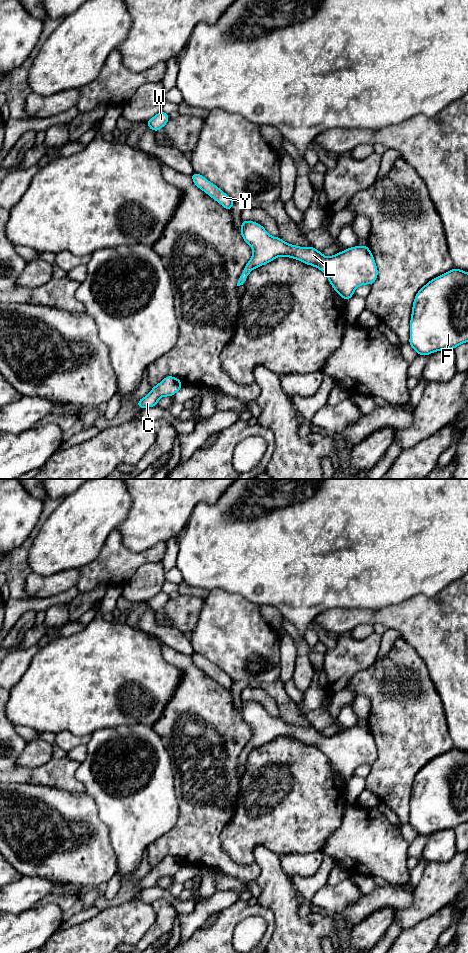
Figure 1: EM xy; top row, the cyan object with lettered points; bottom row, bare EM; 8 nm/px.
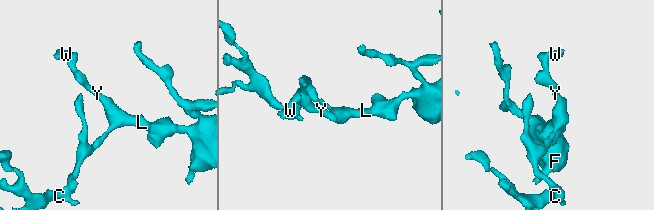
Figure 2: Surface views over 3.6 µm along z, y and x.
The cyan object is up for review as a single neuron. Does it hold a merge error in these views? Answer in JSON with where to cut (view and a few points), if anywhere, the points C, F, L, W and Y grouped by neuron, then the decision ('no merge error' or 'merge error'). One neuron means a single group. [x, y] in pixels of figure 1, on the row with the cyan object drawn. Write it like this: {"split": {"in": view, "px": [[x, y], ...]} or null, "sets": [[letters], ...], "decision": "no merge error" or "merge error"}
{"split": null, "sets": [["C", "F", "L", "W", "Y"]], "decision": "no merge error"}

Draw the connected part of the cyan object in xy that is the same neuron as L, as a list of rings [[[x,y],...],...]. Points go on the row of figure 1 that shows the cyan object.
[[[241,221],[241,236],[252,248],[253,255],[246,264],[237,286],[246,283],[250,272],[268,264],[277,257],[289,257],[320,269],[329,279],[333,289],[348,301],[361,285],[372,285],[378,270],[368,245],[347,248],[333,256],[324,256],[313,246],[300,247],[271,236],[265,228],[254,221]]]

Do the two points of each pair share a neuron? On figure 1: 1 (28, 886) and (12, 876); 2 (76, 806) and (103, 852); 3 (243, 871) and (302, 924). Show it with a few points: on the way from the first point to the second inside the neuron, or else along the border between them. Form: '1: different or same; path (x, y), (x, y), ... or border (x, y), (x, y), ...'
1: different; border (22, 877), (10, 883)
2: same; path (85, 817), (98, 833), (98, 841)
3: different; border (254, 861), (259, 868), (259, 875), (254, 880)

